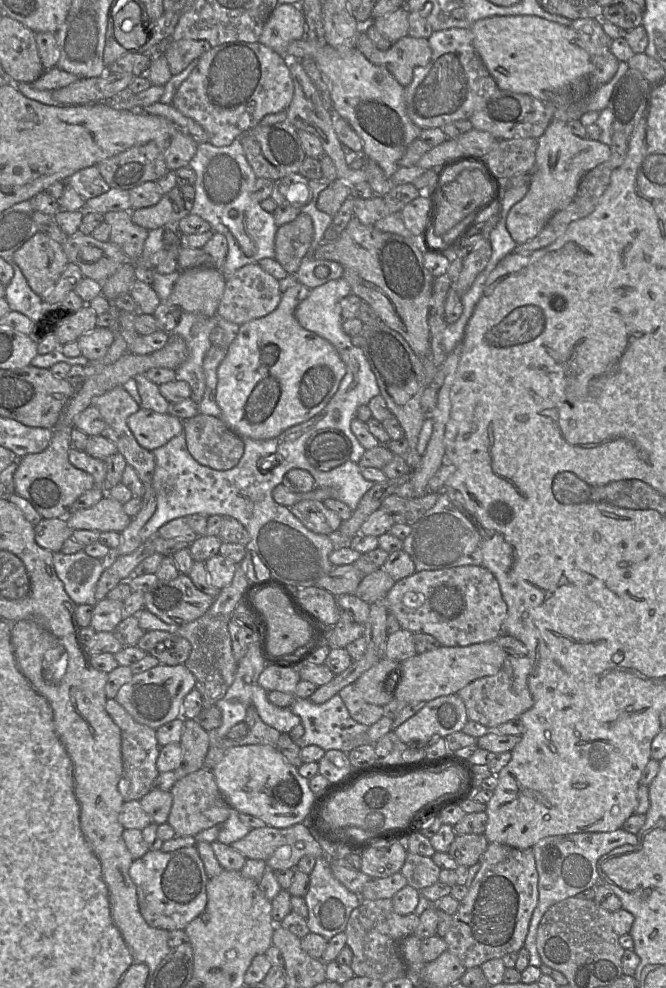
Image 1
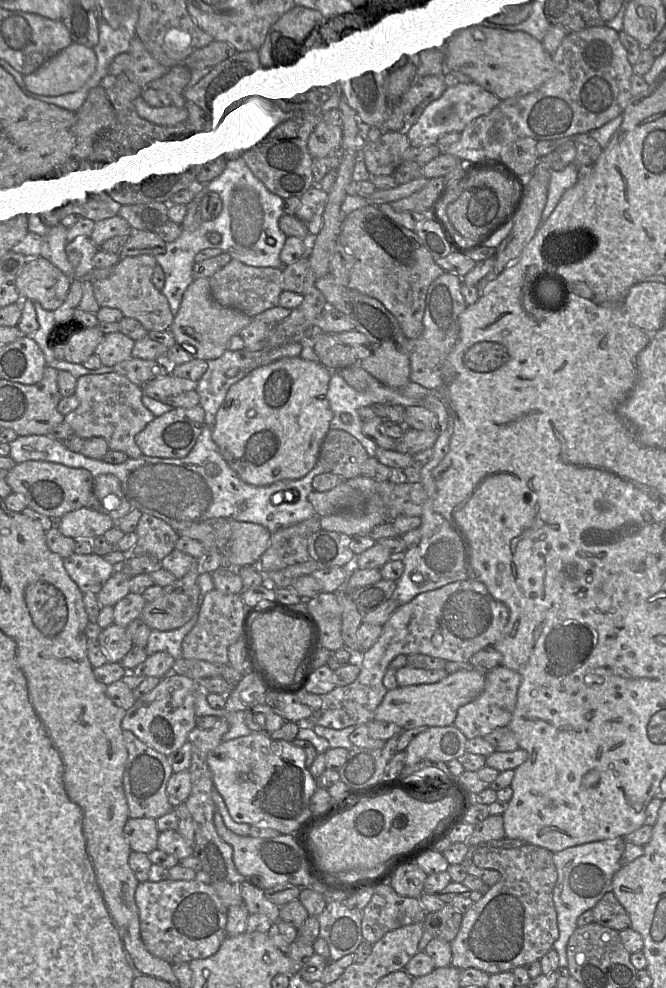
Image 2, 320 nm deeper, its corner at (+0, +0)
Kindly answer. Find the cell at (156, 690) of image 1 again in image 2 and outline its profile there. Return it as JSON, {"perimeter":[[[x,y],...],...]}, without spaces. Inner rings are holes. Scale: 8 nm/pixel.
{"perimeter":[[[170,673],[162,678],[150,692],[136,699],[122,719],[123,730],[131,731],[141,742],[157,752],[169,756],[187,741],[188,733],[196,727],[196,681]]]}

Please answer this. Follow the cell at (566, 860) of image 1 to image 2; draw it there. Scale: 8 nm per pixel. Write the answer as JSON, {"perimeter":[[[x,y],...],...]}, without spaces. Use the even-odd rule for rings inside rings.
{"perimeter":[[[618,836],[568,847],[553,853],[553,861],[557,871],[553,901],[559,929],[559,938],[555,941],[553,949],[558,953],[559,966],[567,967],[567,942],[578,927],[578,917],[586,910],[593,909],[600,899],[612,890],[612,879],[620,868],[620,859],[625,845],[625,838]]]}

